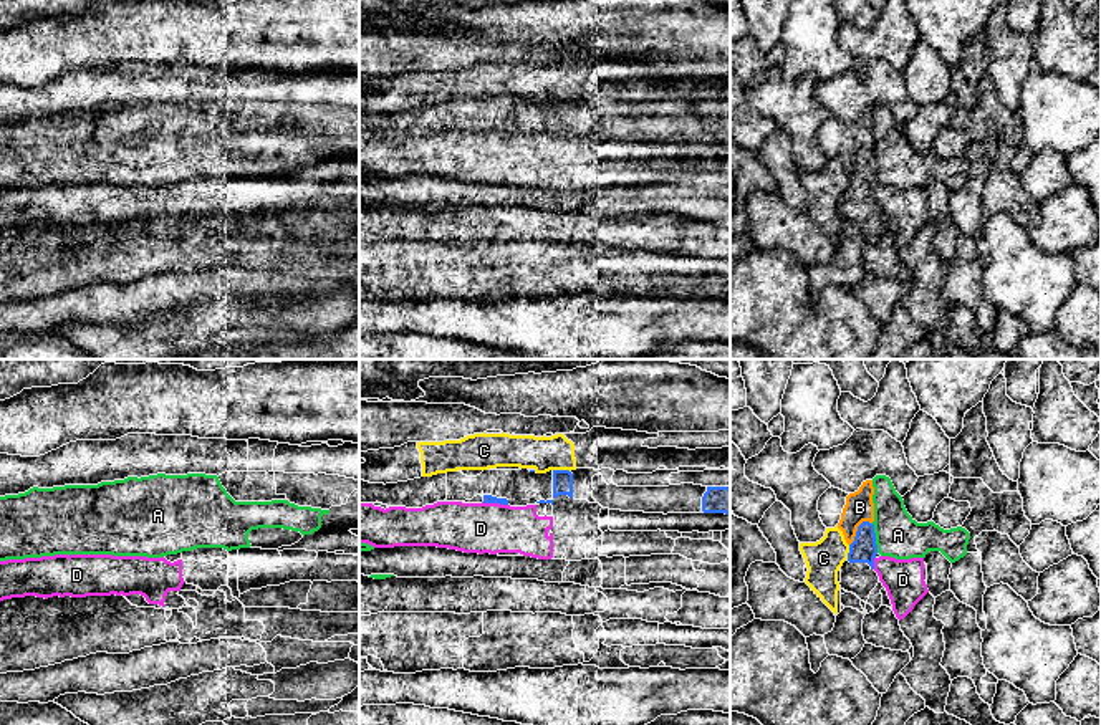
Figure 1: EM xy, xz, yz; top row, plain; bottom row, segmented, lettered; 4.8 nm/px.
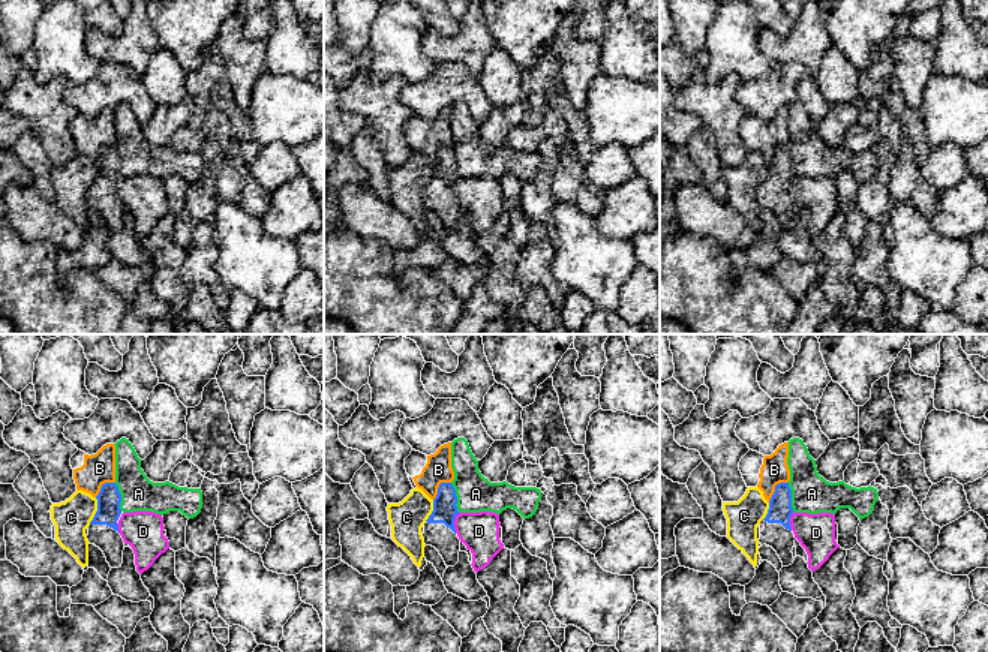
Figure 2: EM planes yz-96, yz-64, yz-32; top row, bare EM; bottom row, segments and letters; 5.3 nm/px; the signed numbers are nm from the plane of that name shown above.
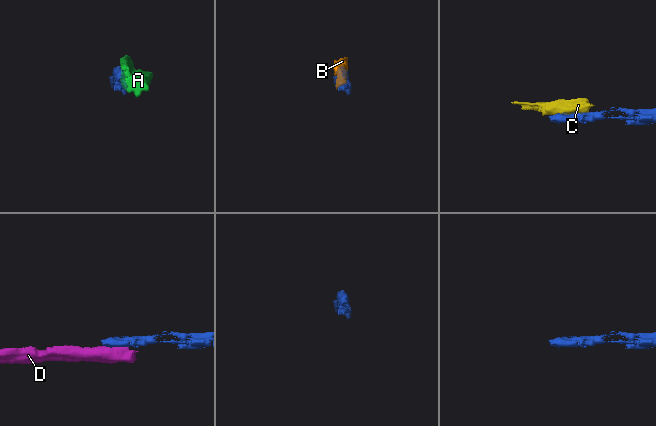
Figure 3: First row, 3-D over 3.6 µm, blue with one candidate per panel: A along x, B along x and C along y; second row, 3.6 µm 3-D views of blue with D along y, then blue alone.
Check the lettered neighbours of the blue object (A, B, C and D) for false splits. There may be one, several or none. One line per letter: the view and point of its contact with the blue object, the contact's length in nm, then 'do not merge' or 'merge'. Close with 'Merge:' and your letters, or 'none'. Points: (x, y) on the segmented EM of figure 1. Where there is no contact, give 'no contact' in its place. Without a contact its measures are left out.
A: yz (875, 538) | 150 nm | do not merge
B: yz (858, 530) | 160 nm | do not merge
C: xz (562, 470) | 90 nm | do not merge
D: xz (495, 502) | 130 nm | do not merge
Merge: none

